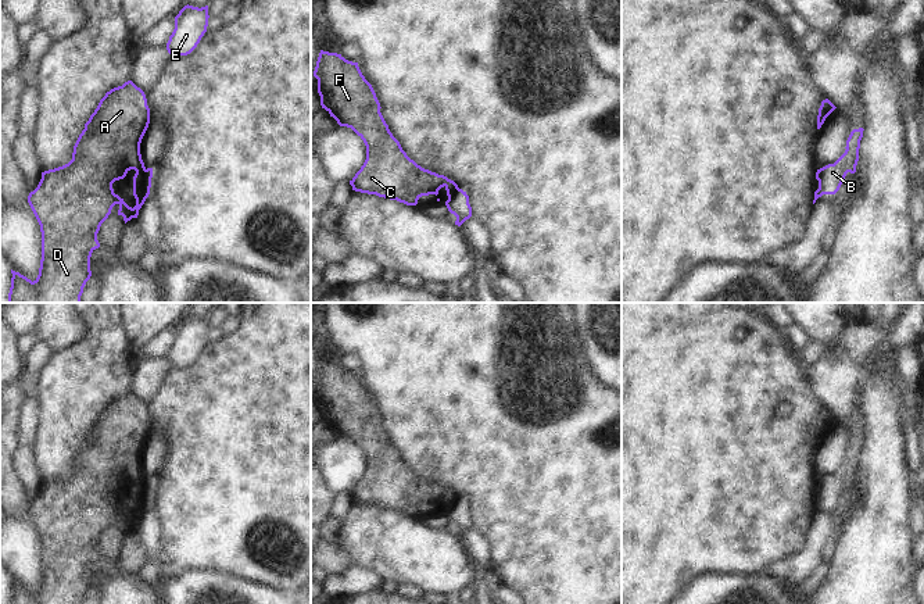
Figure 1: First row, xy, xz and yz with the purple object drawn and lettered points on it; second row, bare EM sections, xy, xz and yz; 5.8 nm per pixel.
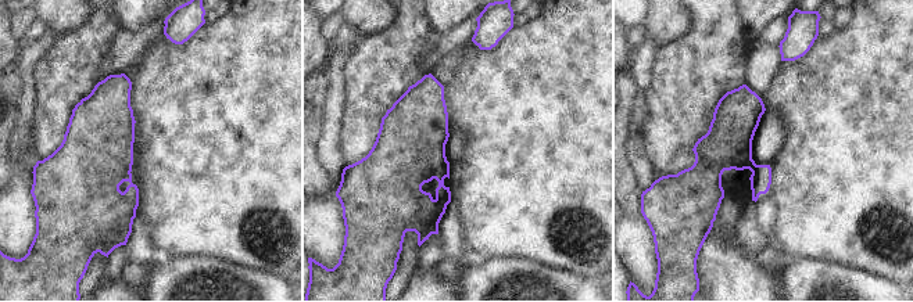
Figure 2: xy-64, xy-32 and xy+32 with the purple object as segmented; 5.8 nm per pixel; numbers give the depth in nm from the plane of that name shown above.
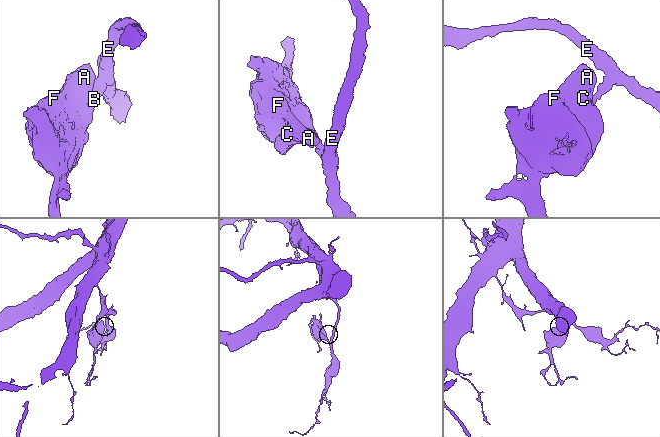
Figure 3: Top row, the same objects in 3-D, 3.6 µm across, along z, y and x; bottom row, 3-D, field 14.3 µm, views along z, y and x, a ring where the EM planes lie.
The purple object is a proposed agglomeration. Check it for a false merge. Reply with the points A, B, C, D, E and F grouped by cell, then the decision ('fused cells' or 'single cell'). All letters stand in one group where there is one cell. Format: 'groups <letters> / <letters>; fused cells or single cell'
groups A C D F / B E; fused cells

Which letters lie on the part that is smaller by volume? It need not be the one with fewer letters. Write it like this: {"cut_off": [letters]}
{"cut_off": ["A", "C", "D", "F"]}

